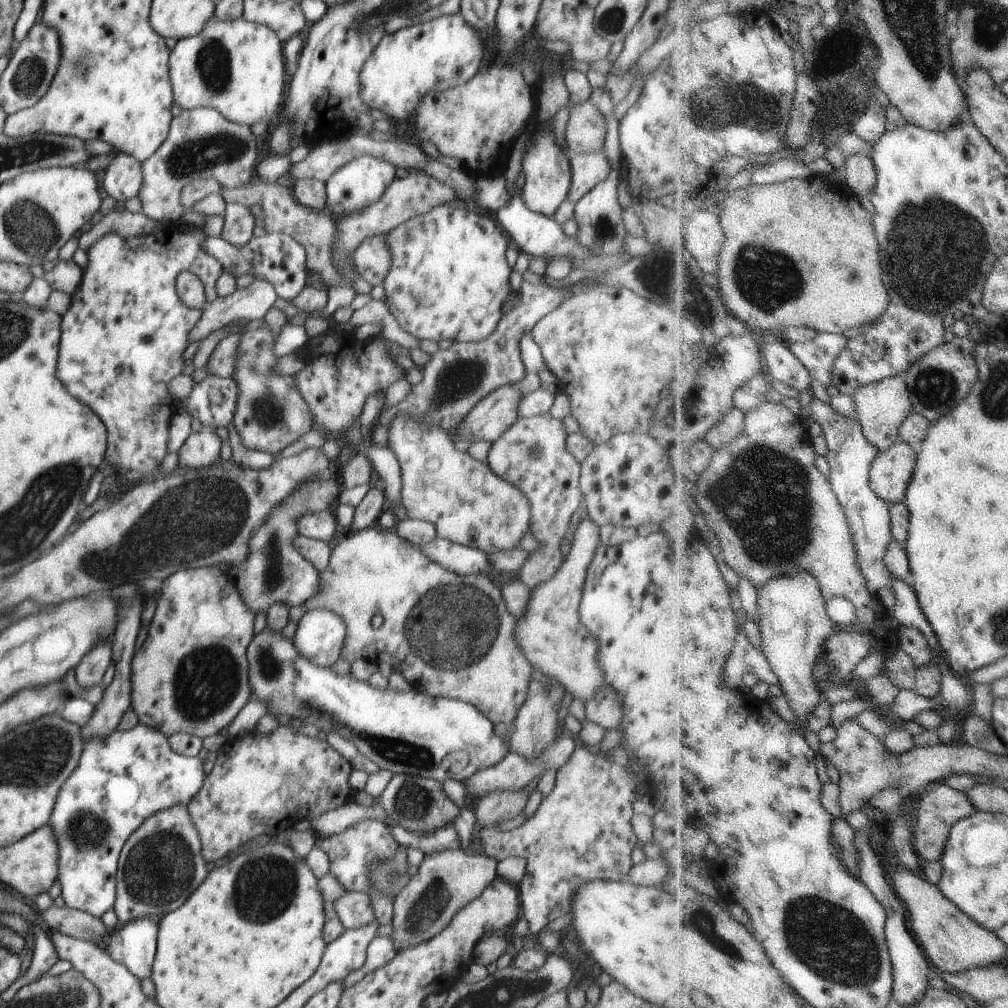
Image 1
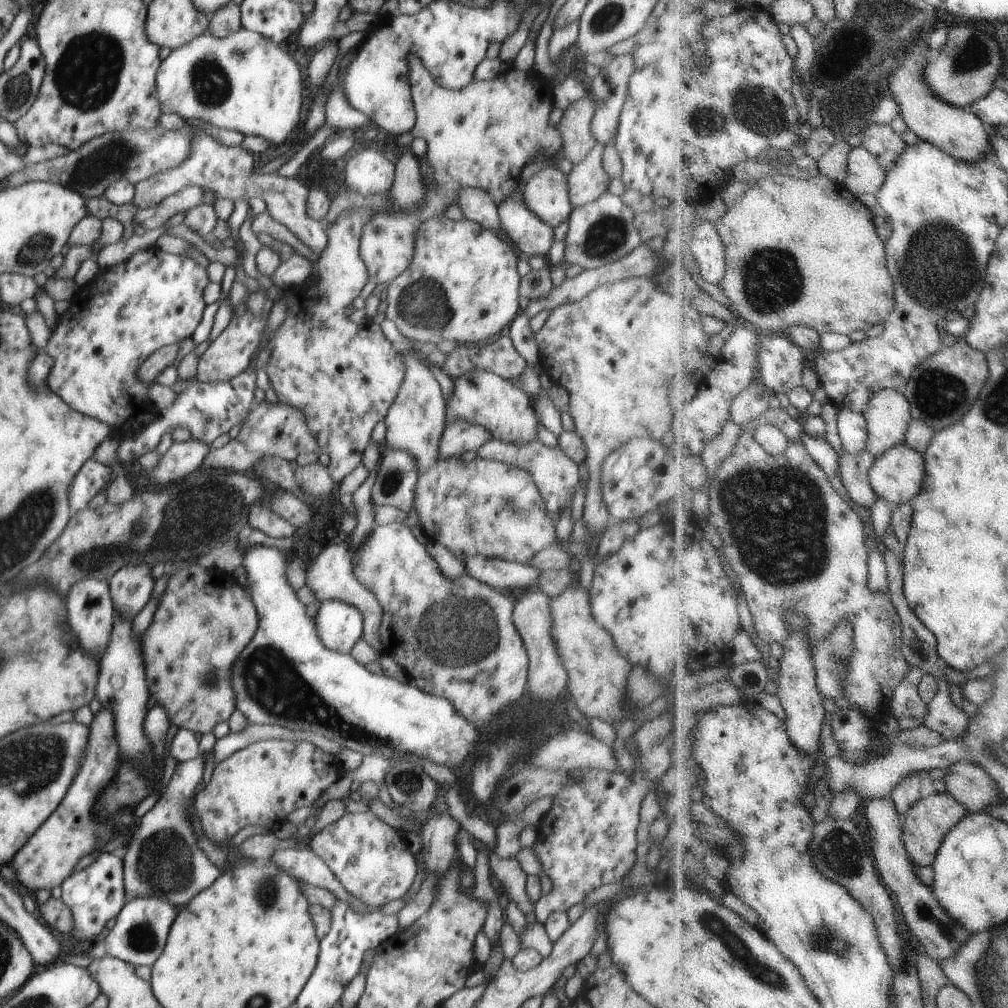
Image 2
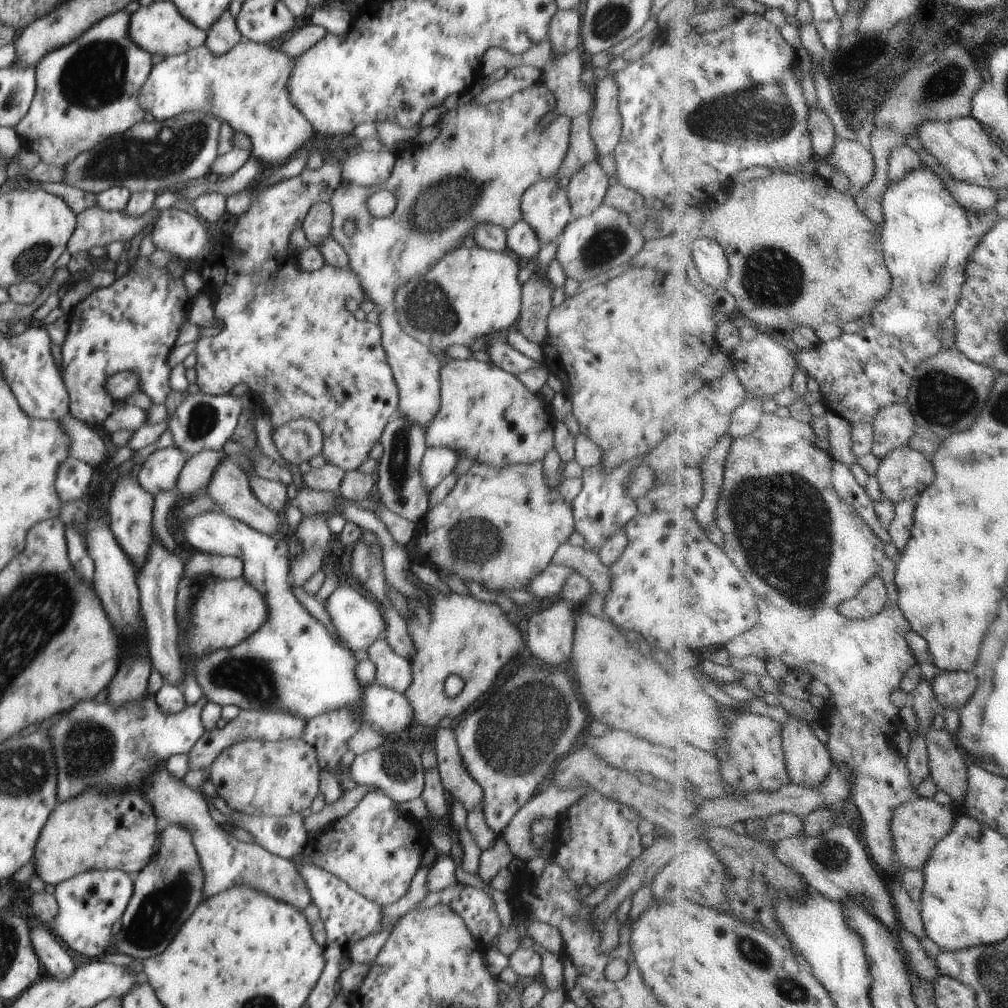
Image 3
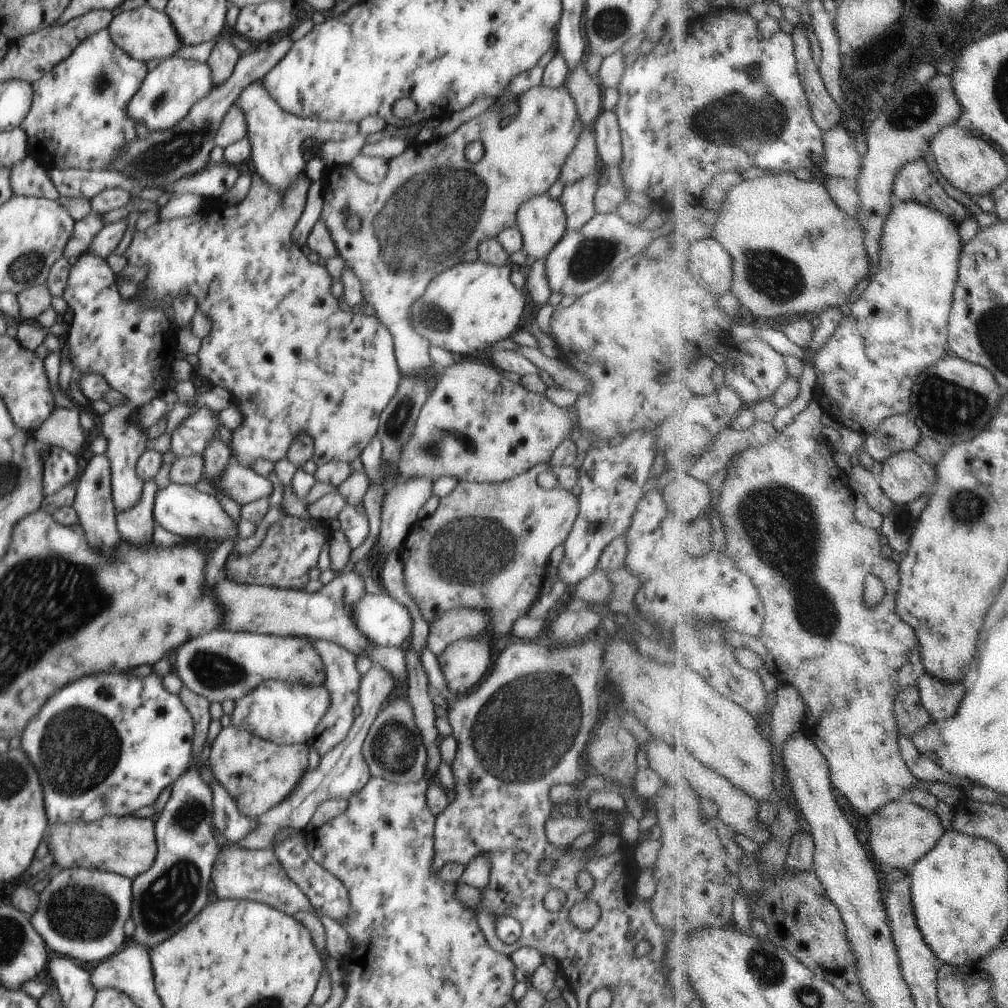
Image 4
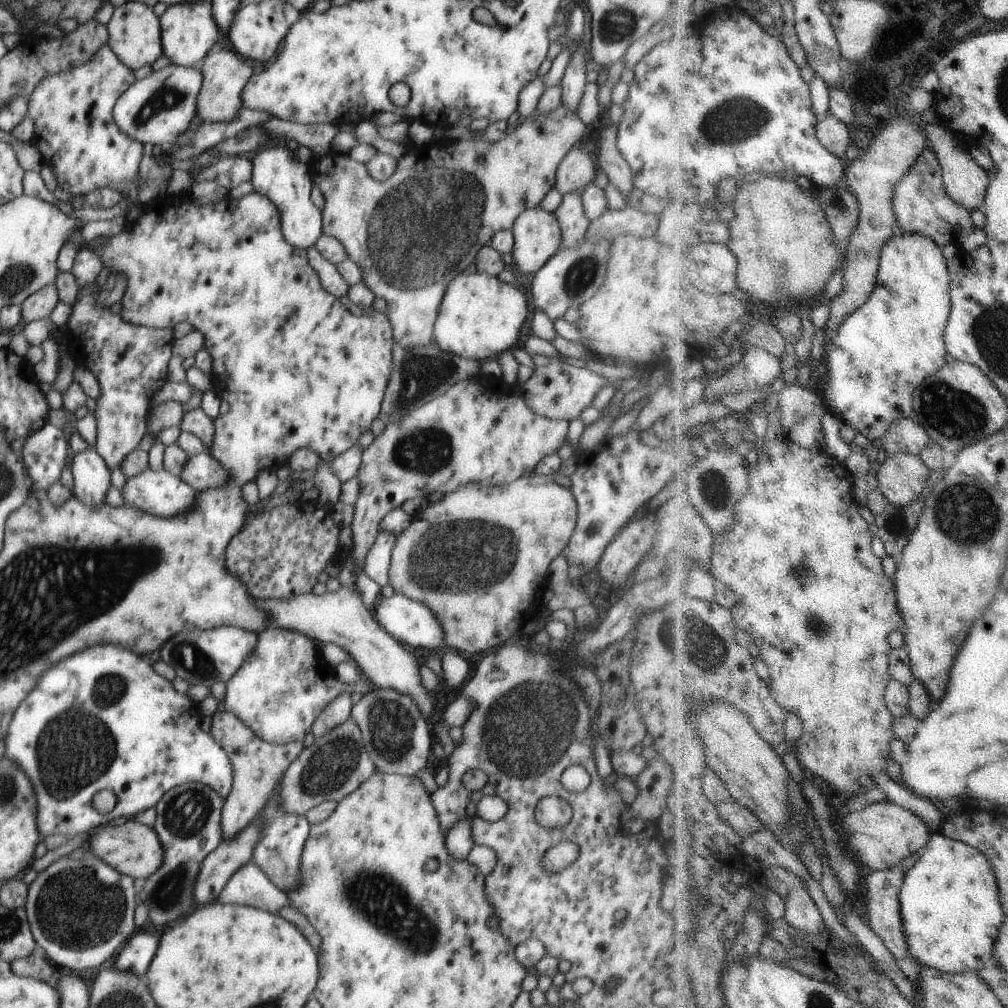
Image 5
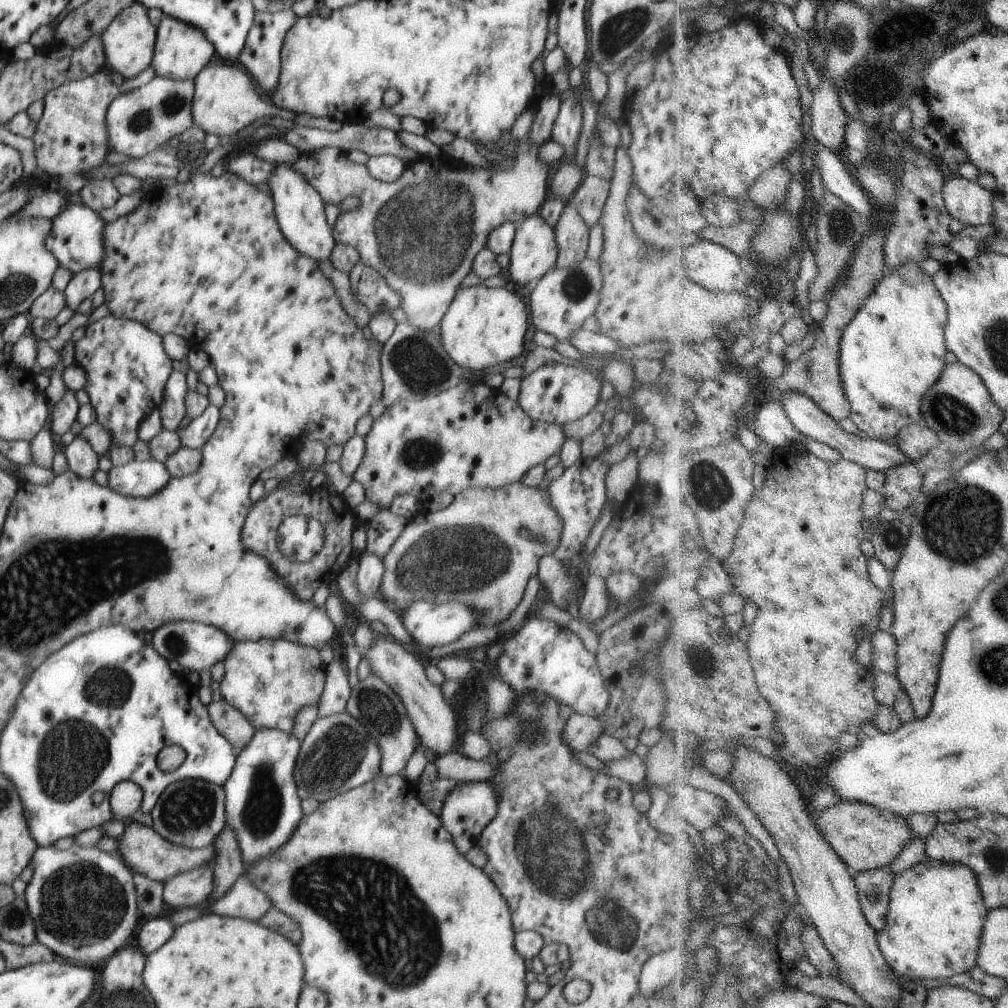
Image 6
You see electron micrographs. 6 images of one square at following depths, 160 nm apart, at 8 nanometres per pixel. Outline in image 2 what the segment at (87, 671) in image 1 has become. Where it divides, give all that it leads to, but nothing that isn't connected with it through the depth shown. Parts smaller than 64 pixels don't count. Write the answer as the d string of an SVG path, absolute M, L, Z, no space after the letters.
M82 580L78 582L66 600L66 612L68 612L68 622L80 642L80 646L94 654L96 658L102 658L100 652L106 650L108 642L110 642L110 630L112 630L112 604L110 604L110 596L108 596L108 584L100 582L100 580Z

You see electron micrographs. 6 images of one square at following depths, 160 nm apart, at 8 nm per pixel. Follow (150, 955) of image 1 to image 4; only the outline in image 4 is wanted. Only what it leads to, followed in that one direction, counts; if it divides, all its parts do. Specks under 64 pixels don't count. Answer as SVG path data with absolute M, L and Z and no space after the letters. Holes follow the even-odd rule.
M182 685L178 695L194 721L193 754L196 759L199 759L202 750L204 750L208 726L211 722L208 710L210 702L207 698L194 694L186 685ZM198 771L184 773L173 784L172 794L164 808L164 812L155 821L155 837L157 850L152 866L140 876L134 877L132 881L132 912L131 918L134 921L134 934L129 941L138 943L150 950L176 934L186 922L190 922L204 904L213 898L211 893L211 874L213 864L222 846L216 844L212 835L213 815L213 792L208 785L202 781Z

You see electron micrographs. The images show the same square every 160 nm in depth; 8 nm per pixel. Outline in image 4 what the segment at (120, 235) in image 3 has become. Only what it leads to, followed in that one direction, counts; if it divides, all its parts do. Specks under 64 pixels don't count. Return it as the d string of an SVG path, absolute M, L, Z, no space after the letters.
M91 209L84 218L75 221L73 233L66 243L63 256L67 259L78 258L90 252L92 241L105 226L102 215Z

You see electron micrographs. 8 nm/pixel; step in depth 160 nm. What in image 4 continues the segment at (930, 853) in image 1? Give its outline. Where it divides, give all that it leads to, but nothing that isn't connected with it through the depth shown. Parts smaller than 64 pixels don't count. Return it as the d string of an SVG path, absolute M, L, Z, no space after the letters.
M894 801L878 811L869 822L871 826L870 844L876 860L885 868L900 868L912 872L946 834L942 818L913 801Z

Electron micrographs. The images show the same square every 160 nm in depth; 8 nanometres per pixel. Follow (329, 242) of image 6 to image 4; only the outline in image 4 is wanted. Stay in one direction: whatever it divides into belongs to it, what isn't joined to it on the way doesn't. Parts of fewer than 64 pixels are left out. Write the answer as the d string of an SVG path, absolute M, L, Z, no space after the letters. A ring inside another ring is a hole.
M260 79L246 86L236 99L235 105L245 116L247 137L251 144L252 164L256 168L256 173L265 183L270 183L270 186L278 190L286 190L300 173L304 173L307 162L303 144L306 138L321 136L328 140L343 141L354 138L359 133L358 121L354 123L324 122L287 113L274 102ZM319 183L312 184L307 194L305 209L291 234L292 240L300 247L306 244L310 231L317 223L317 220L321 218L323 209L322 195L322 186Z

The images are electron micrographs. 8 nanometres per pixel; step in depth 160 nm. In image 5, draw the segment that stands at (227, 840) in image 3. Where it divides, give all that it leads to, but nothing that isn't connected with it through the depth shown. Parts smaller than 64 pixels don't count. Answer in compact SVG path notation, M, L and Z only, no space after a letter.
M254 861L247 862L230 877L216 901L250 905L275 915L291 904L287 892L278 888Z

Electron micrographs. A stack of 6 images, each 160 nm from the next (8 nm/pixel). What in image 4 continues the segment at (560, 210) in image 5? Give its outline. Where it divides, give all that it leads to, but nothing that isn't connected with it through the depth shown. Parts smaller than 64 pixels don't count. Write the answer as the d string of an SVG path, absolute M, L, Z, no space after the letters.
M598 173L589 174L564 187L559 201L567 216L566 232L580 230L597 213L594 197L599 178Z

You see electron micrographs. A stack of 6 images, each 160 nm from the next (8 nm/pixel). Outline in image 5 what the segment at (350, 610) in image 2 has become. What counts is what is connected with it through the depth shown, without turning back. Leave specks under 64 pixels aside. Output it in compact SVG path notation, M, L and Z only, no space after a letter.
M394 592L393 596L378 596L378 600L373 610L373 617L377 623L398 642L408 644L412 648L424 648L424 650L440 650L445 646L445 635L442 627L434 613L420 601L399 595Z

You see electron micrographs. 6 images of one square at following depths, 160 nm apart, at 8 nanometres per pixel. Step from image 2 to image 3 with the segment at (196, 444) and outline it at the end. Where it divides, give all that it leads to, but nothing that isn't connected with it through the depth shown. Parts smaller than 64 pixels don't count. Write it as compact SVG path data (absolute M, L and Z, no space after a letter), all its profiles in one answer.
M176 445L157 449L142 463L136 479L155 498L160 492L170 492L177 488L178 477L187 460L187 454Z

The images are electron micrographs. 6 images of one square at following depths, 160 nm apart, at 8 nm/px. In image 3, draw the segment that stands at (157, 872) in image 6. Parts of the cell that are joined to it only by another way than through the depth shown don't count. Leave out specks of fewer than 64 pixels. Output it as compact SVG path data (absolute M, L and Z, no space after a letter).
M84 790L69 801L58 803L42 827L37 840L33 860L35 874L45 884L52 886L72 878L74 875L91 870L120 869L131 876L138 874L156 852L158 832L161 825L157 814L150 808L138 790L126 790L120 796L114 792L104 794L102 790Z

